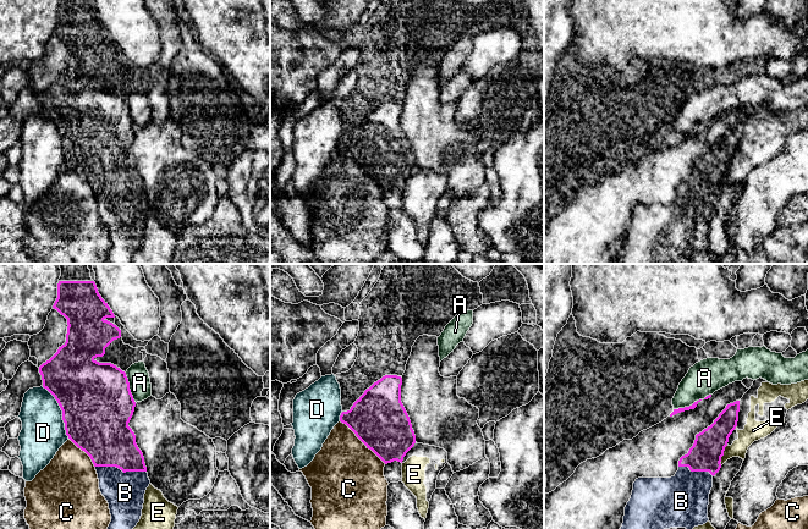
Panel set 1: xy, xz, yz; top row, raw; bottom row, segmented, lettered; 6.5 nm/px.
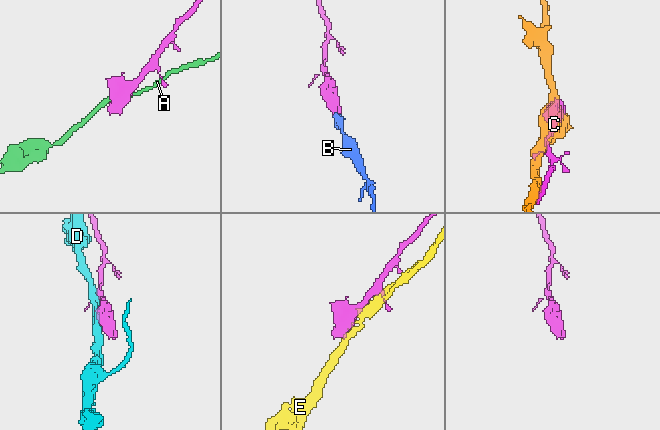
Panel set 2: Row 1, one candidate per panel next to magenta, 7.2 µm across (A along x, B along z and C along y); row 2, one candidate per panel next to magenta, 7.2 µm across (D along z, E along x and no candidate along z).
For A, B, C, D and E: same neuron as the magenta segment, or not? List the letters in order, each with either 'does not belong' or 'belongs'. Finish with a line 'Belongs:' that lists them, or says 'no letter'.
A: does not belong
B: belongs
C: does not belong
D: does not belong
E: does not belong
Belongs: B

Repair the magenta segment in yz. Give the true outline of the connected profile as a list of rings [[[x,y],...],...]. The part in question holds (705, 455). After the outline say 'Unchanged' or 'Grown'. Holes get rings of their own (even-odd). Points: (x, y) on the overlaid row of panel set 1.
[[[740,401],[730,403],[714,423],[696,435],[688,453],[678,461],[678,470],[671,478],[638,478],[633,483],[630,501],[625,507],[621,529],[693,529],[705,524],[713,476],[721,468],[721,457],[729,437],[737,426]]]. Grown

